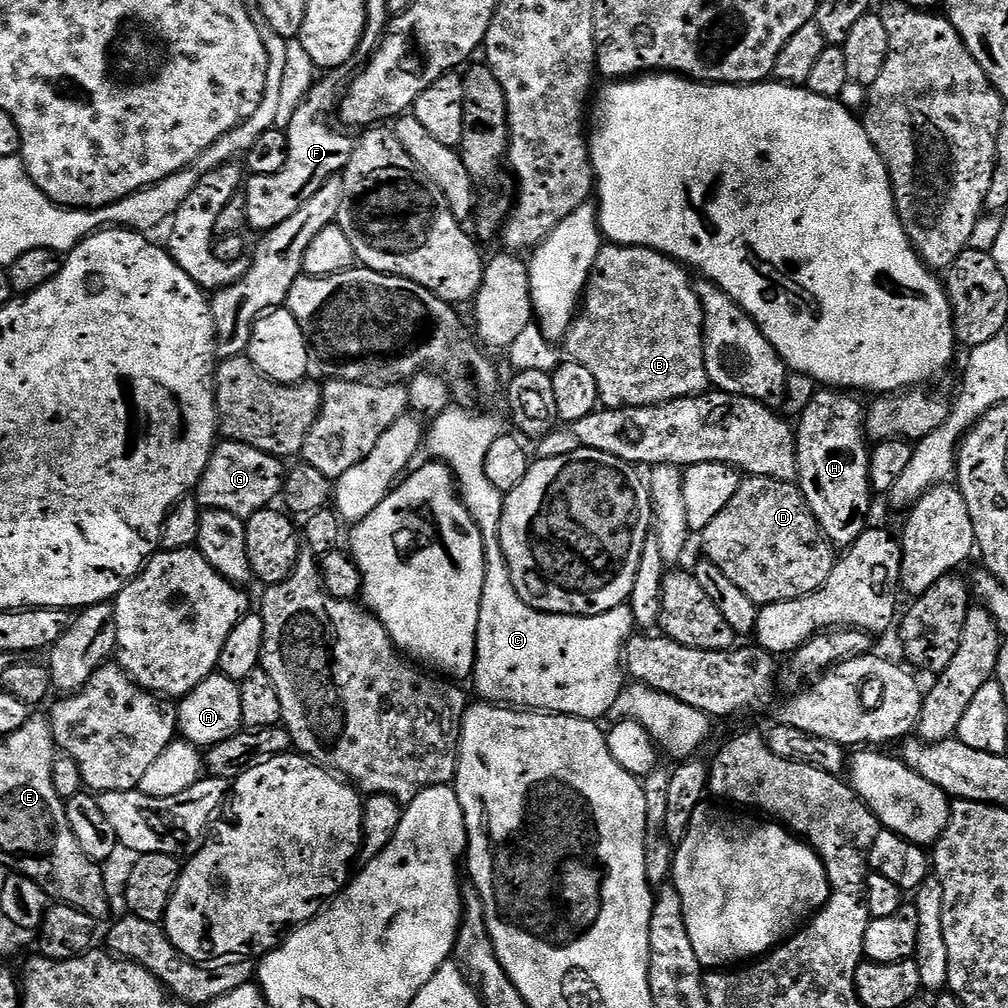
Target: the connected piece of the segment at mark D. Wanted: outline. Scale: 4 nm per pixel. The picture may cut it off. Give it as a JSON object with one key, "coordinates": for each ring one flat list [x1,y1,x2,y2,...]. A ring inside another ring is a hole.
{"coordinates":[[765,476,741,479,734,498,730,498,718,518,704,528,702,539,704,552,708,555,707,563,734,582,734,586,757,606,786,602,817,592,830,578,838,559,834,545,824,535,799,487,791,480,775,480]]}

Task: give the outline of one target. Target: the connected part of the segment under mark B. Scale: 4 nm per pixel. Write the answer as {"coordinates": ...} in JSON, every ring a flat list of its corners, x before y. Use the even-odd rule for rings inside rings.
{"coordinates":[[605,243,601,247,598,258,594,262,592,272,588,275,588,287,584,289,582,307,578,315,572,321,566,337,568,352,575,363,586,366,590,374,594,374,594,382,598,382,598,394,600,404,606,408,641,408,651,404,666,404,671,400,680,400,683,396,698,396,701,392,707,392,710,381,706,374,706,358,704,357,704,311,700,305,700,293,688,281,688,276,677,261,672,257,656,252,652,248,639,248,638,246,622,246,621,244]]}

